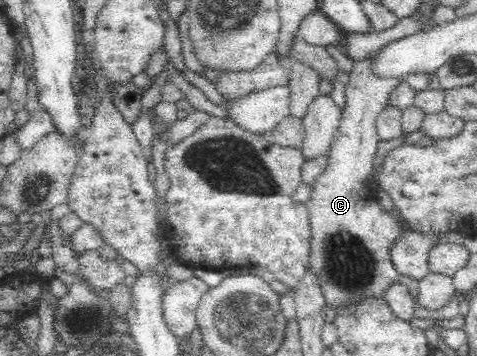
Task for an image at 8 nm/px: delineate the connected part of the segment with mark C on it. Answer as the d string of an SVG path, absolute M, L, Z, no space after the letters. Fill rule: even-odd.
M379 51L368 54L354 62L349 73L349 82L345 86L346 105L343 110L339 128L337 128L334 142L329 150L329 166L323 170L319 178L312 183L310 200L305 202L309 211L311 226L310 237L310 264L322 279L323 293L326 305L333 308L343 306L345 303L359 302L359 299L368 296L384 295L389 287L399 282L400 273L397 271L391 257L394 243L402 236L401 225L379 205L377 194L365 183L369 171L373 169L373 160L380 141L376 129L376 122L380 112L389 105L391 92L404 81L404 76L383 76L374 70L375 60Z

